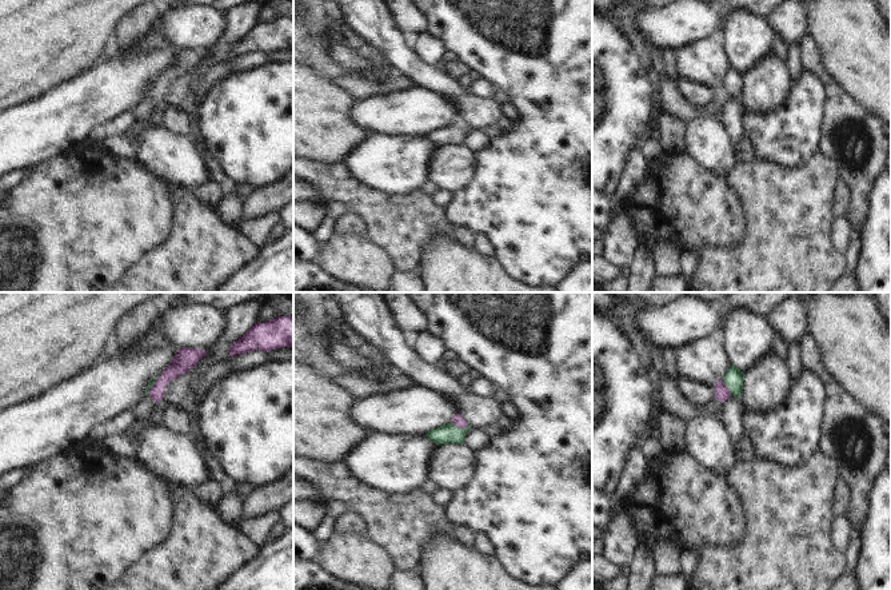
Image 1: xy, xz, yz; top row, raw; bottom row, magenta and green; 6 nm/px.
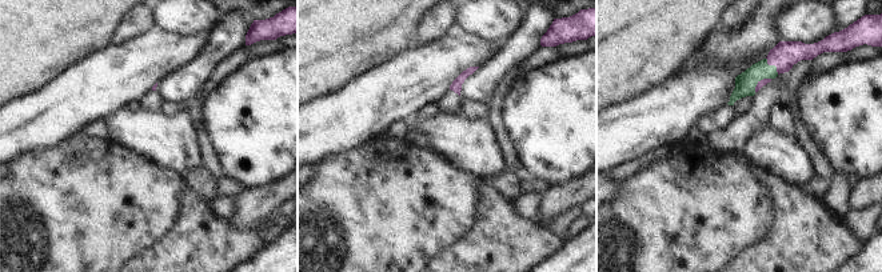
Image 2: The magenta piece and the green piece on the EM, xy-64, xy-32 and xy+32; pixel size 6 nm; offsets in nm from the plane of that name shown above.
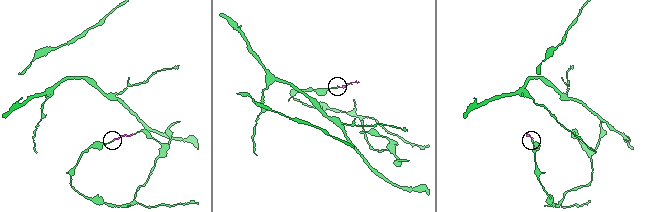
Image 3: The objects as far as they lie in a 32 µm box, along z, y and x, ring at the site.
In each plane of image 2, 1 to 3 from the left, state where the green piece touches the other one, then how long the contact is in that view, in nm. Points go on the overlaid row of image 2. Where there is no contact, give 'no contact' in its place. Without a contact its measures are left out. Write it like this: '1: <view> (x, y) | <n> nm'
1: no contact
2: no contact
3: xy+32 (773, 64) | 130 nm

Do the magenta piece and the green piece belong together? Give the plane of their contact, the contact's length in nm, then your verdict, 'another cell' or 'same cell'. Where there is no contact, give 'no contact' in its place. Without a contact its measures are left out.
xz | 110 nm | same cell

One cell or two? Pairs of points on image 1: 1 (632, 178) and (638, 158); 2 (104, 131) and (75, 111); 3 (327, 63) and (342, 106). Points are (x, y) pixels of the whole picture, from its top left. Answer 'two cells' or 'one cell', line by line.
1: one cell
2: two cells
3: two cells

